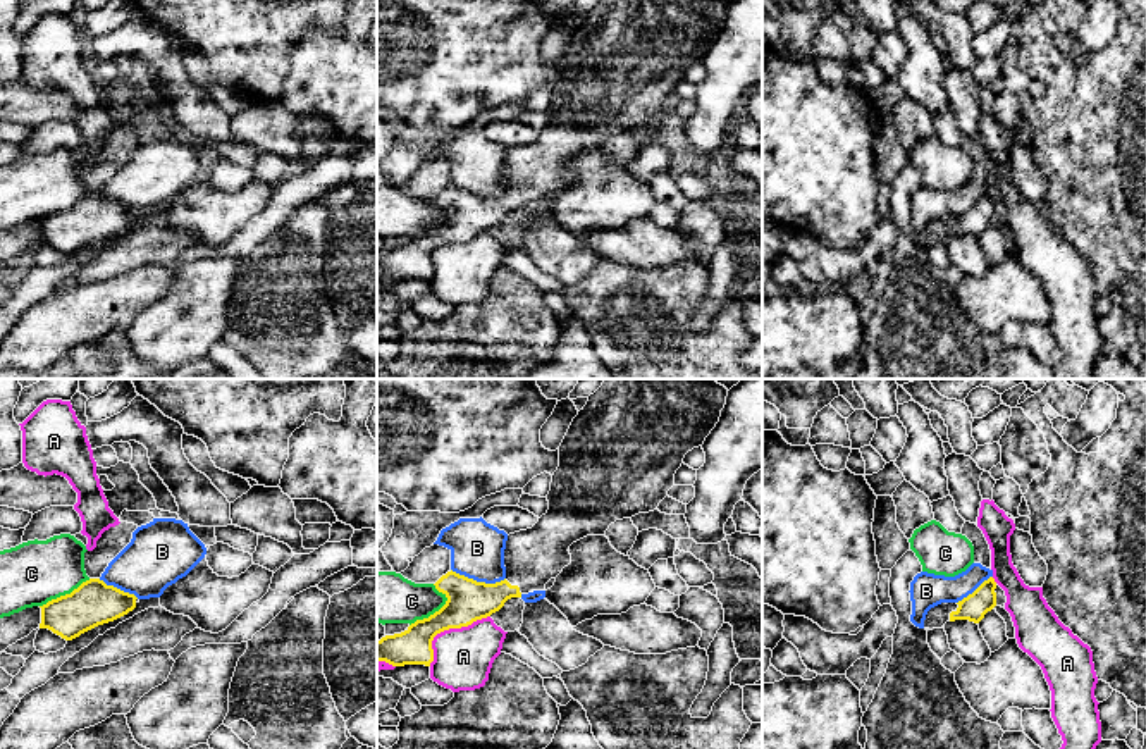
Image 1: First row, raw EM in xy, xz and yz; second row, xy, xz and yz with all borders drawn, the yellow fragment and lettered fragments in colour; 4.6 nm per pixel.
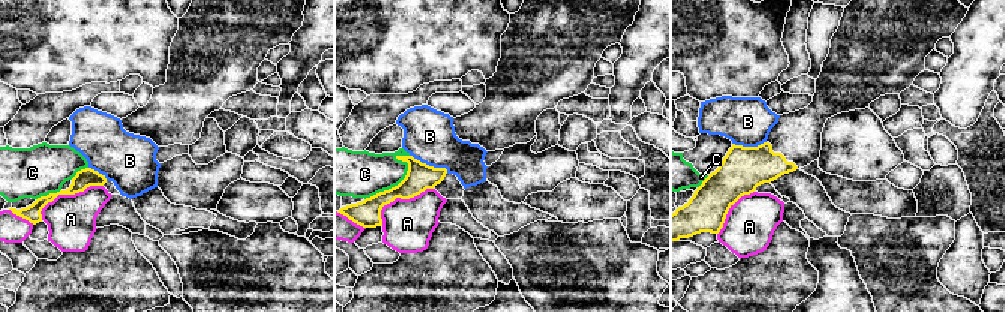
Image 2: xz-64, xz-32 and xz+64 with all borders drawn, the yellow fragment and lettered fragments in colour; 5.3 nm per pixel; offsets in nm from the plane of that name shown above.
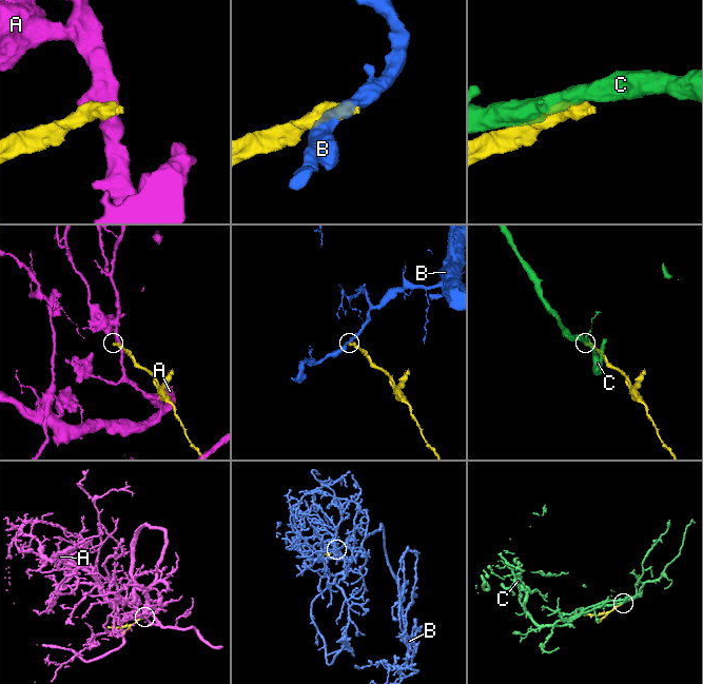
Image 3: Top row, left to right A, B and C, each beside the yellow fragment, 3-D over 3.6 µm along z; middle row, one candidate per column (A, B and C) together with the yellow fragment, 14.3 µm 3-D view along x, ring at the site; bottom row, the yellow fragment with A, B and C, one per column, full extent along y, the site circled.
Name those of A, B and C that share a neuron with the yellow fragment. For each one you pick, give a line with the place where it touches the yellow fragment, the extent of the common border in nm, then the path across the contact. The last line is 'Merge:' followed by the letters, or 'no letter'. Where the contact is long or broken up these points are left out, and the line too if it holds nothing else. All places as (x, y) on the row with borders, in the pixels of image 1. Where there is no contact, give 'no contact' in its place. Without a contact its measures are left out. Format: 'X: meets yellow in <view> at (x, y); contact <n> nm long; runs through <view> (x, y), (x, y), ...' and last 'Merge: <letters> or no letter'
Merge: no letter

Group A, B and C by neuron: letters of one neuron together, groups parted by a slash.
A / B / C

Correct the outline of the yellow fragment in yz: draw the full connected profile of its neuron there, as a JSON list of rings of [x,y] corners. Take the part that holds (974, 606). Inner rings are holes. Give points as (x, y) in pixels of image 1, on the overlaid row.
[[[984,580],[972,594],[958,603],[941,603],[931,608],[924,620],[924,628],[941,628],[946,622],[969,620],[979,623],[988,611],[996,606],[996,582]]]

